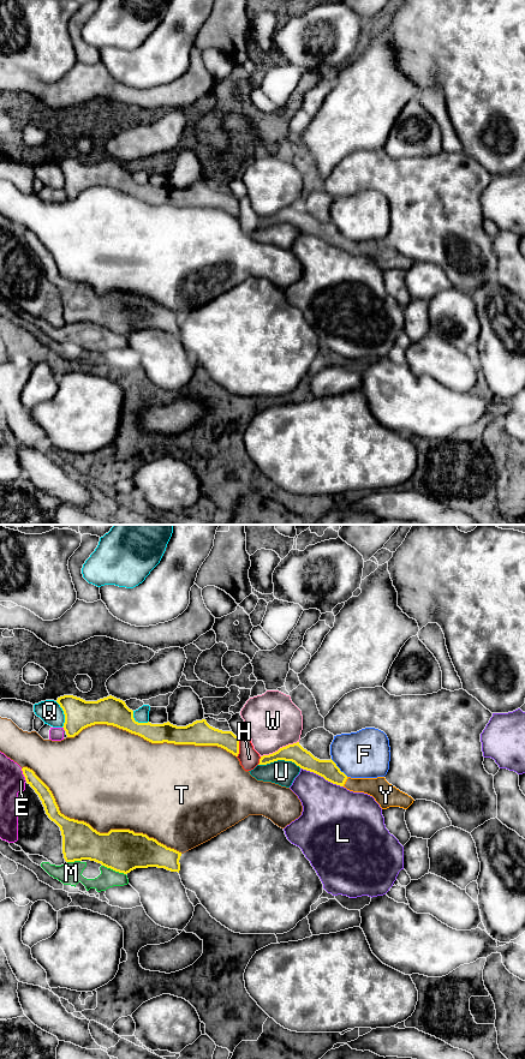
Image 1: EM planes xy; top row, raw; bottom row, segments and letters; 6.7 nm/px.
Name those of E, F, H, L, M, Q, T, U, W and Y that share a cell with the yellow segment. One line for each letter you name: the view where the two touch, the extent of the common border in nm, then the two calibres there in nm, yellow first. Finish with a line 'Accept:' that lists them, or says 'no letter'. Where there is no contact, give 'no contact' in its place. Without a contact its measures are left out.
M: meets yellow in xy; contact 170 nm long; 280 nm thick on the yellow side, 130 nm on the other
Y: meets yellow in xy; contact 70 nm long; 130 nm thick on the yellow side, 150 nm on the other
Accept: M, Y

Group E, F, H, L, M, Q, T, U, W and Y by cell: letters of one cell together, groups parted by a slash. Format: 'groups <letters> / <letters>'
groups E / F / H / L / M Y / Q / T / U / W

